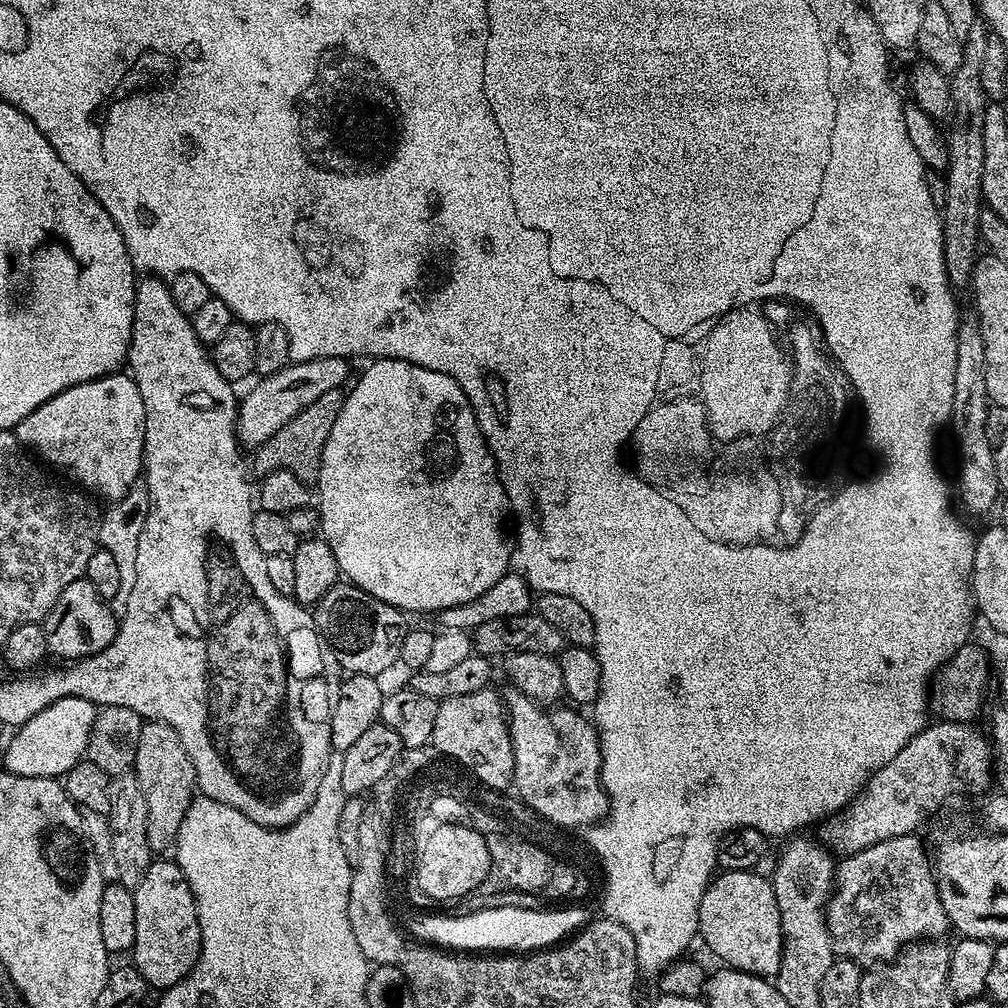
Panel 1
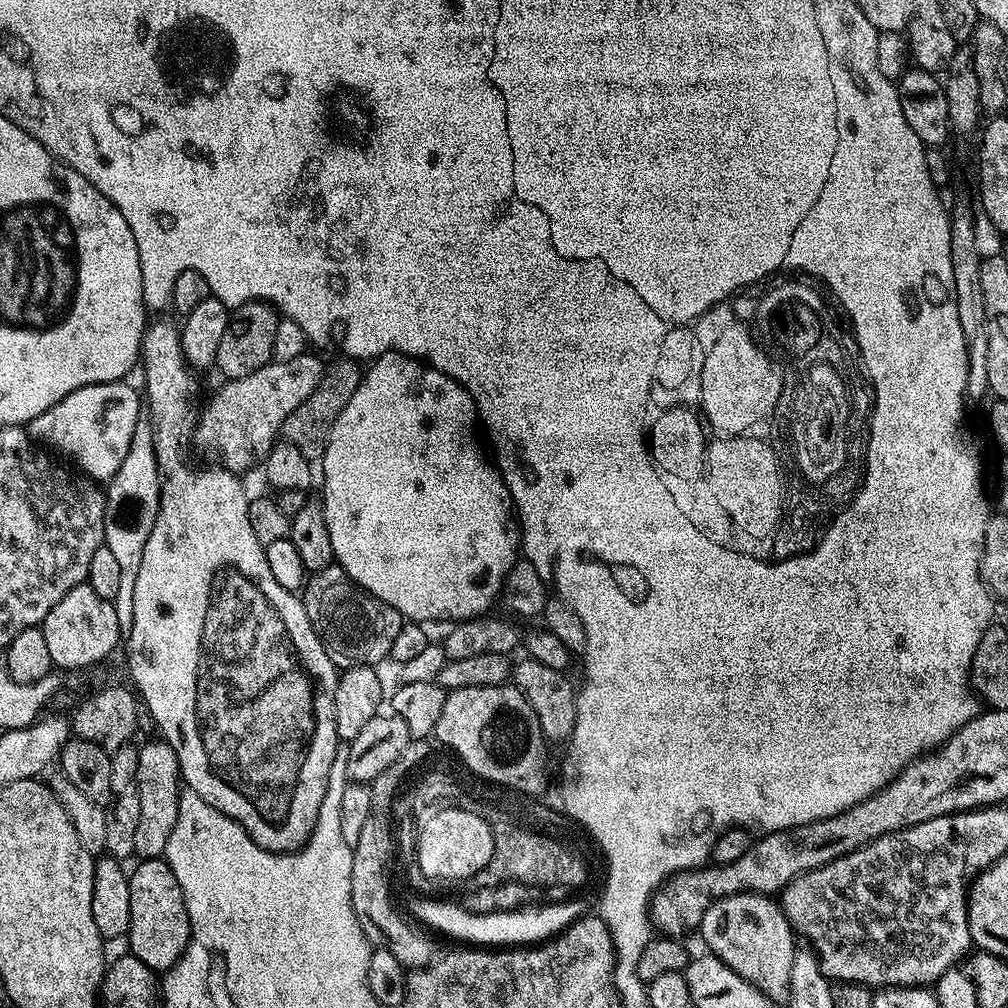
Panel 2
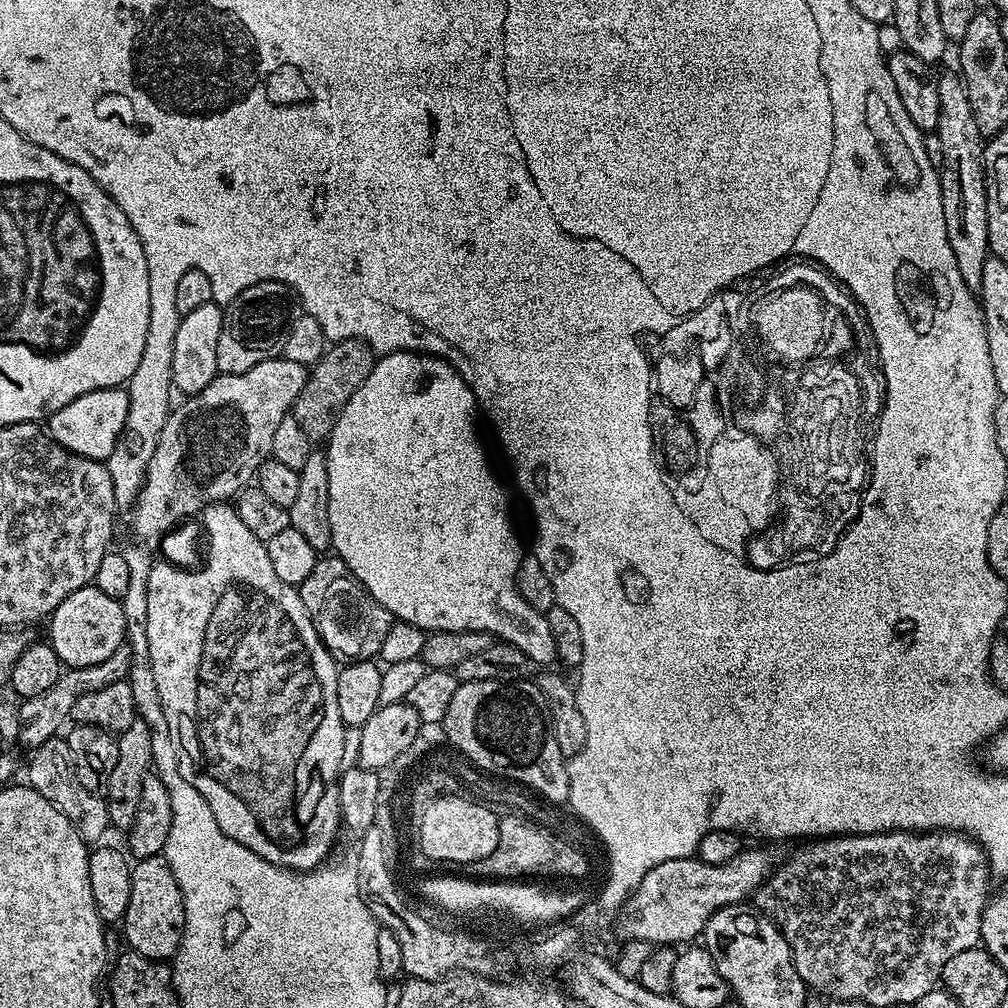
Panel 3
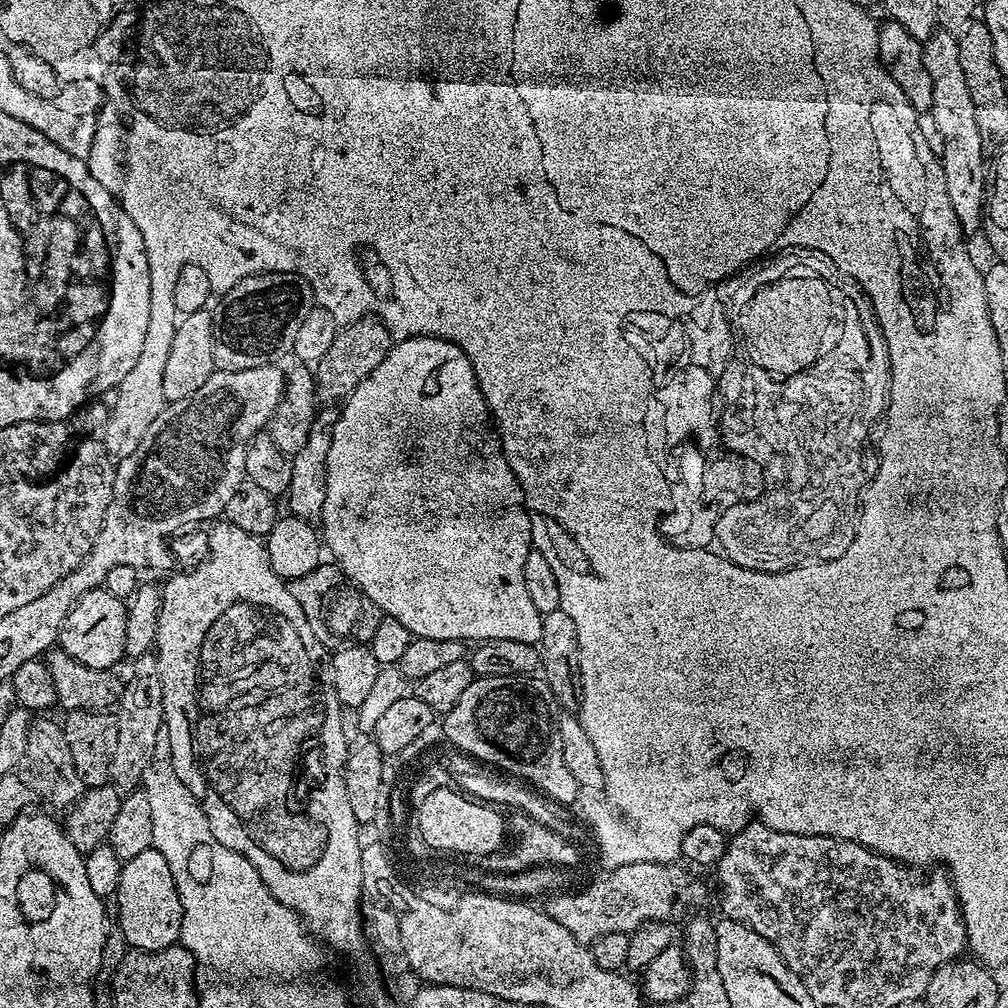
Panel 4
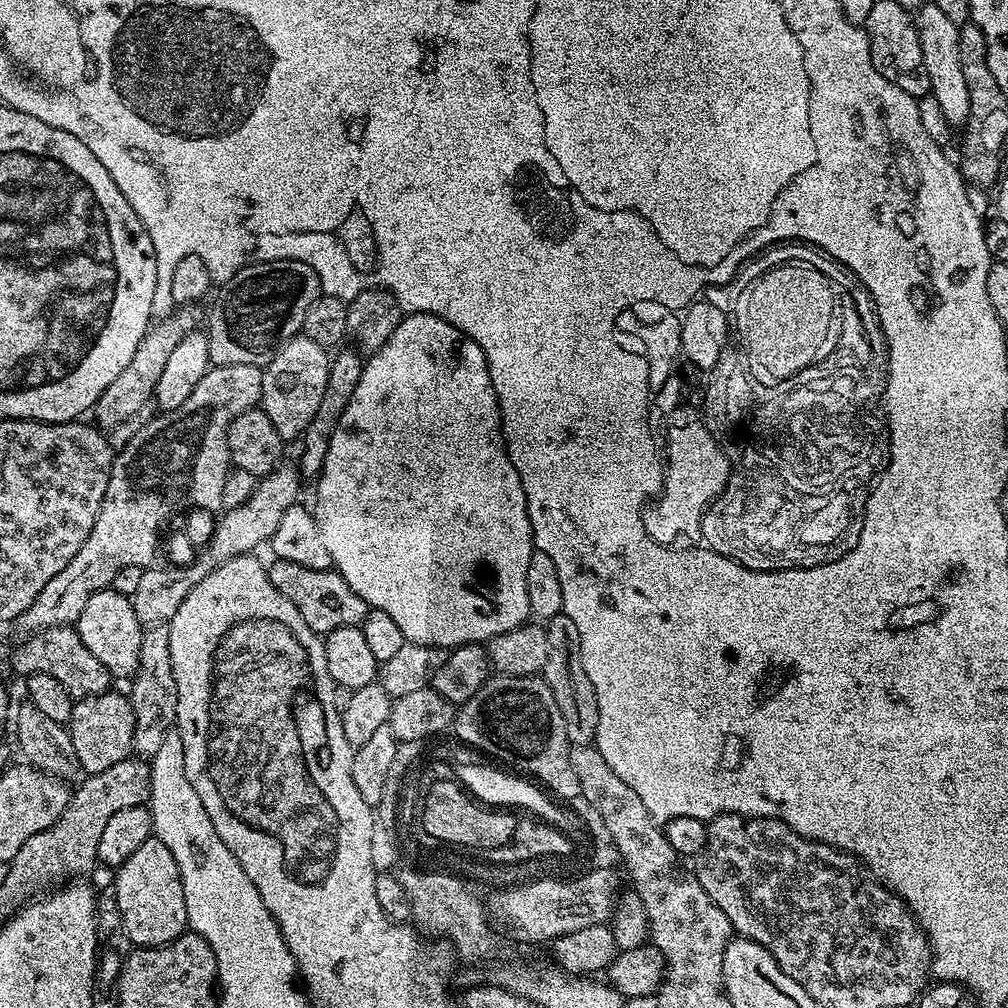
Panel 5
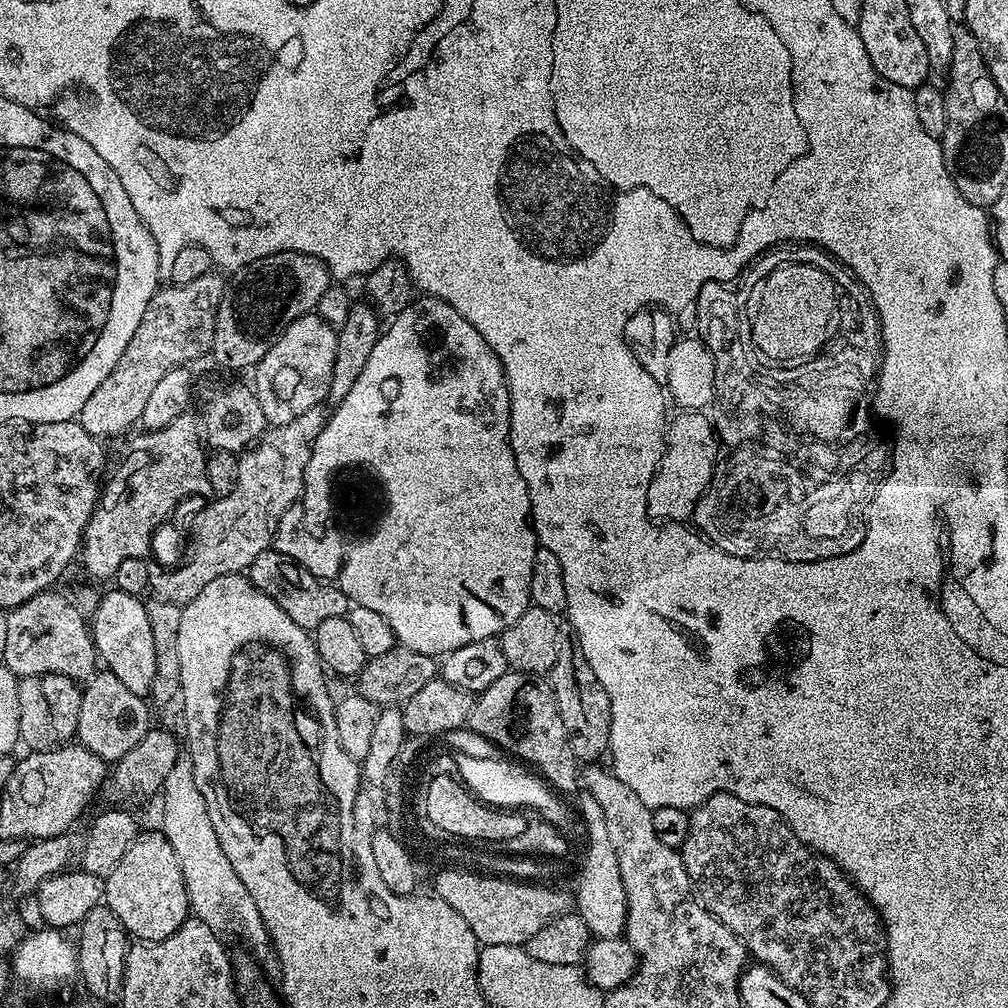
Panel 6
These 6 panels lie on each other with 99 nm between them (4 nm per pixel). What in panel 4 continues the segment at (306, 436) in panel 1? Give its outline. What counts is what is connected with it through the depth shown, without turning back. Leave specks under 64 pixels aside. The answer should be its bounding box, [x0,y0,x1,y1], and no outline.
[314,315,393,406]

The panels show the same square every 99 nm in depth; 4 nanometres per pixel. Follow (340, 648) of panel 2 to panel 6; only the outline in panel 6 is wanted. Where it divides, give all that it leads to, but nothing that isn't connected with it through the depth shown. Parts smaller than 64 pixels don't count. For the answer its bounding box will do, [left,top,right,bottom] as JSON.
[246,550,350,630]

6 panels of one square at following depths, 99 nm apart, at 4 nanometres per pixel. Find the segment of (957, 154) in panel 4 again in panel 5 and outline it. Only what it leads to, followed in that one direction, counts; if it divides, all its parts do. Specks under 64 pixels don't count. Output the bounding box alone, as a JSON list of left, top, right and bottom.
[914,2,970,129]

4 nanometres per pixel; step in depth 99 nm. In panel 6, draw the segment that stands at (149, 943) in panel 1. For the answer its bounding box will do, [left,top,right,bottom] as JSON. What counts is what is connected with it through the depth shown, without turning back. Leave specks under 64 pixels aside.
[103,831,190,941]

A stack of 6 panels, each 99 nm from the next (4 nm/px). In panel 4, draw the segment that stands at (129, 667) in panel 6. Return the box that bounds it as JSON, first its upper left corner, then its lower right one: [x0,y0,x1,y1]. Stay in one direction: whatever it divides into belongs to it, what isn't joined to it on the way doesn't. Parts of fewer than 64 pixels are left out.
[59,586,127,669]

